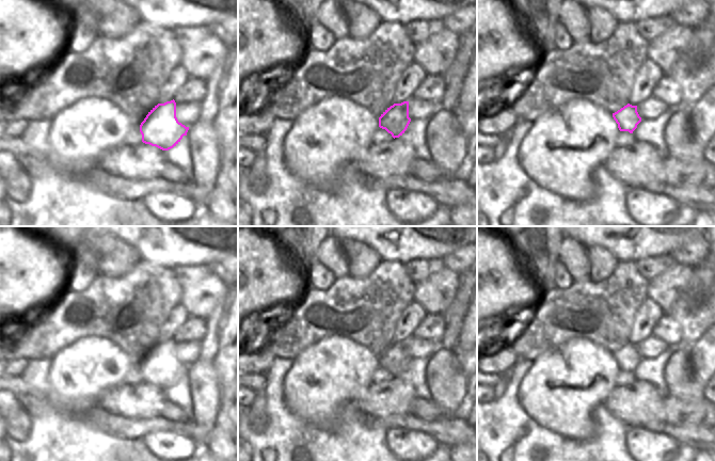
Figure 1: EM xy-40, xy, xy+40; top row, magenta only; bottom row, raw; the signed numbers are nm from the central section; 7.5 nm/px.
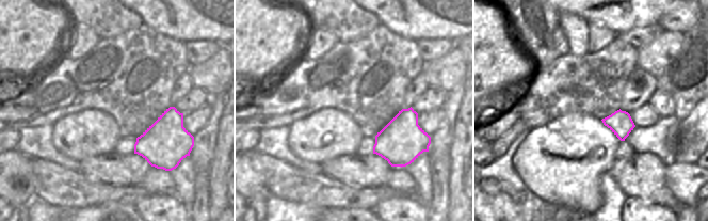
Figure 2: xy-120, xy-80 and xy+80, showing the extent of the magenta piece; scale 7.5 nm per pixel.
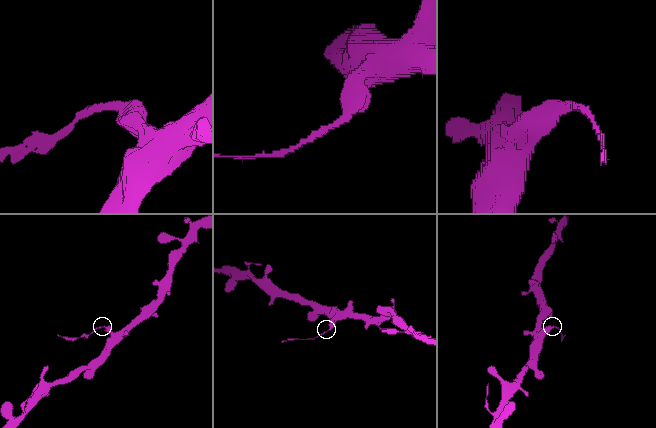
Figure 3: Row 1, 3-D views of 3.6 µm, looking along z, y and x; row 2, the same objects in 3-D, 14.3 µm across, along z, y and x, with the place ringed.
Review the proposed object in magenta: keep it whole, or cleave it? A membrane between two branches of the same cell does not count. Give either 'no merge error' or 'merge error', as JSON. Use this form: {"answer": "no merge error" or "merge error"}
{"answer": "merge error"}

